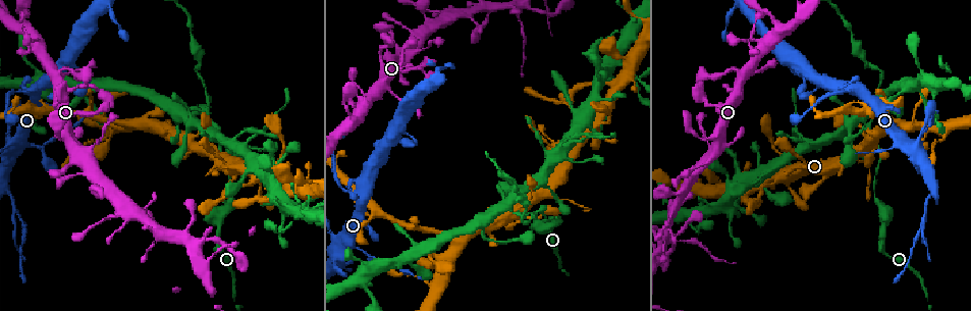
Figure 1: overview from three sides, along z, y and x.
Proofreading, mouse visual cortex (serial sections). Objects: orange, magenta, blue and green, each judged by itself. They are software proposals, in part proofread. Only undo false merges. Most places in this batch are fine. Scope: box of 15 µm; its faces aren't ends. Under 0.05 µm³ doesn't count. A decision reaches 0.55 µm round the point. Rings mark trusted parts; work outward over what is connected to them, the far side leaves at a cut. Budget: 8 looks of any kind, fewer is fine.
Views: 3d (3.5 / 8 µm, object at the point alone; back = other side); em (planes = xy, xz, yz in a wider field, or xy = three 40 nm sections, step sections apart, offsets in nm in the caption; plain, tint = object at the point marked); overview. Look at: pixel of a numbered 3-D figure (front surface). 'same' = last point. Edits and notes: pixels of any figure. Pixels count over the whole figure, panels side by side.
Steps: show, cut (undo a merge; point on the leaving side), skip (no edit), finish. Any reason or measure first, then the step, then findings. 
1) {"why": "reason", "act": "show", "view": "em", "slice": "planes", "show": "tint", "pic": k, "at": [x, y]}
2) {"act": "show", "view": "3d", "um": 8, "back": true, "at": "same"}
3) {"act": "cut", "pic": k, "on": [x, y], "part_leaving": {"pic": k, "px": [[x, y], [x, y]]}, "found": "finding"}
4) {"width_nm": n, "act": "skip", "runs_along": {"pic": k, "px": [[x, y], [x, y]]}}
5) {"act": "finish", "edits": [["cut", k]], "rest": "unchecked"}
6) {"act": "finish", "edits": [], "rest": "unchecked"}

{"why": "sudden change in width", "act": "show", "view": "3d", "um": 8, "pic": 1, "at": [874, 192]}

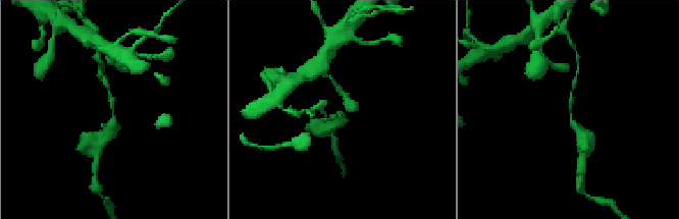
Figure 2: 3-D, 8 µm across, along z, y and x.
{"act": "show", "view": "em", "slice": "xy", "step": 1, "show": "tint", "pic": 2, "at": [112, 111]}

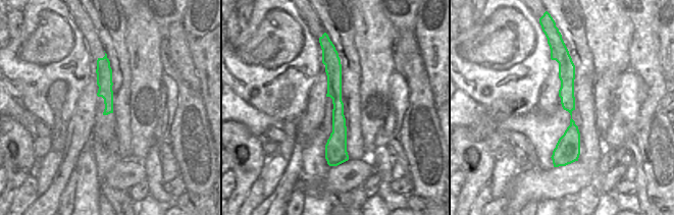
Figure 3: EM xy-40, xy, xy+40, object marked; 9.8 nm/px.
{"act": "skip", "runs_along": {"pic": 3, "px": [[327, 54], [334, 75], [341, 160]]}, "found": "all the same cell"}

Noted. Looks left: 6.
{"why": "three arms meet", "act": "show", "view": "3d", "um": 8, "pic": 1, "at": [533, 213]}

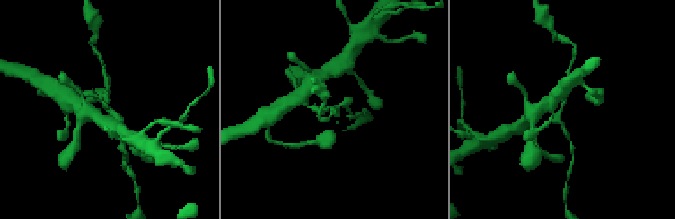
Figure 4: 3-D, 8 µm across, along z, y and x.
{"why": "zoom in", "act": "show", "view": "3d", "um": 3.5, "back": true, "pic": 4, "at": [104, 102]}

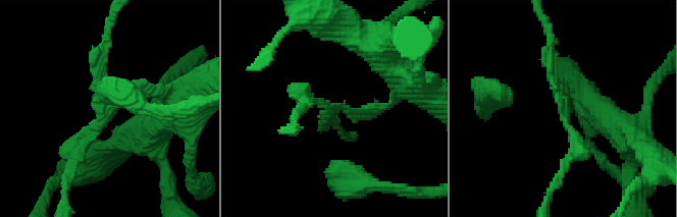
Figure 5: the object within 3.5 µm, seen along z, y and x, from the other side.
{"arms": 3, "arm_widths_nm": [100, 150, 200], "act": "show", "view": "em", "slice": "xy", "step": 2, "show": "tint", "pic": 5, "at": [564, 112]}

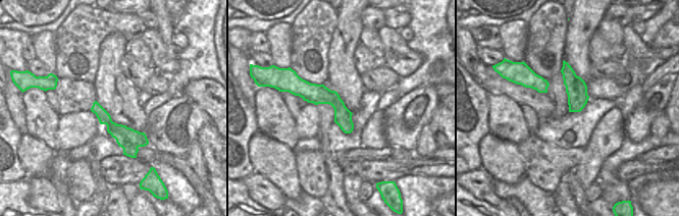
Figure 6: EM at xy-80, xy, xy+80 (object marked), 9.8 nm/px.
{"act": "cut", "pic": 5, "on": [143, 90], "part_leaving": {"pic": 5, "px": [[77, 145], [121, 98], [150, 92]]}, "found": "a second cell is stuck on"}

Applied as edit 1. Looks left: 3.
{"act": "show", "view": "3d", "um": 3.5, "pic": 1, "at": [28, 146]}

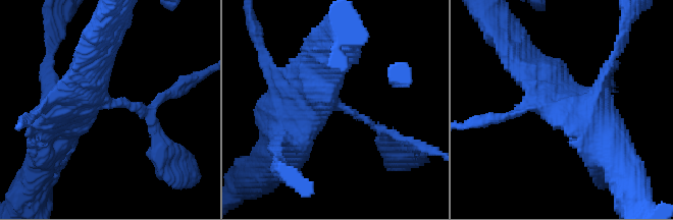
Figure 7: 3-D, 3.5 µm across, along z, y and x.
{"why": "shape alone is not enough", "act": "show", "view": "em", "slice": "xy", "step": 5, "show": "tint", "pic": 7, "at": [105, 102]}

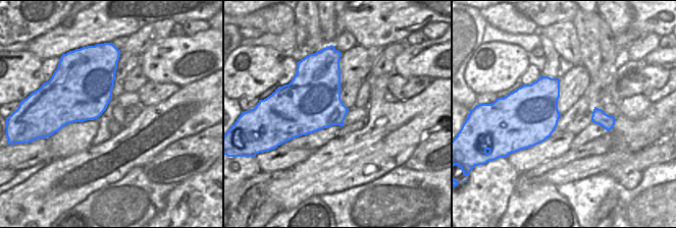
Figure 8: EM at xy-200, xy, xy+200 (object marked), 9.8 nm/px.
{"act": "skip", "runs_along": {"pic": 7, "px": [[510, 45], [604, 126]]}, "found": "continuous, no second cell"}

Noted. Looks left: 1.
{"act": "finish", "edits": [["cut", 5]], "rest": "unchecked"}

